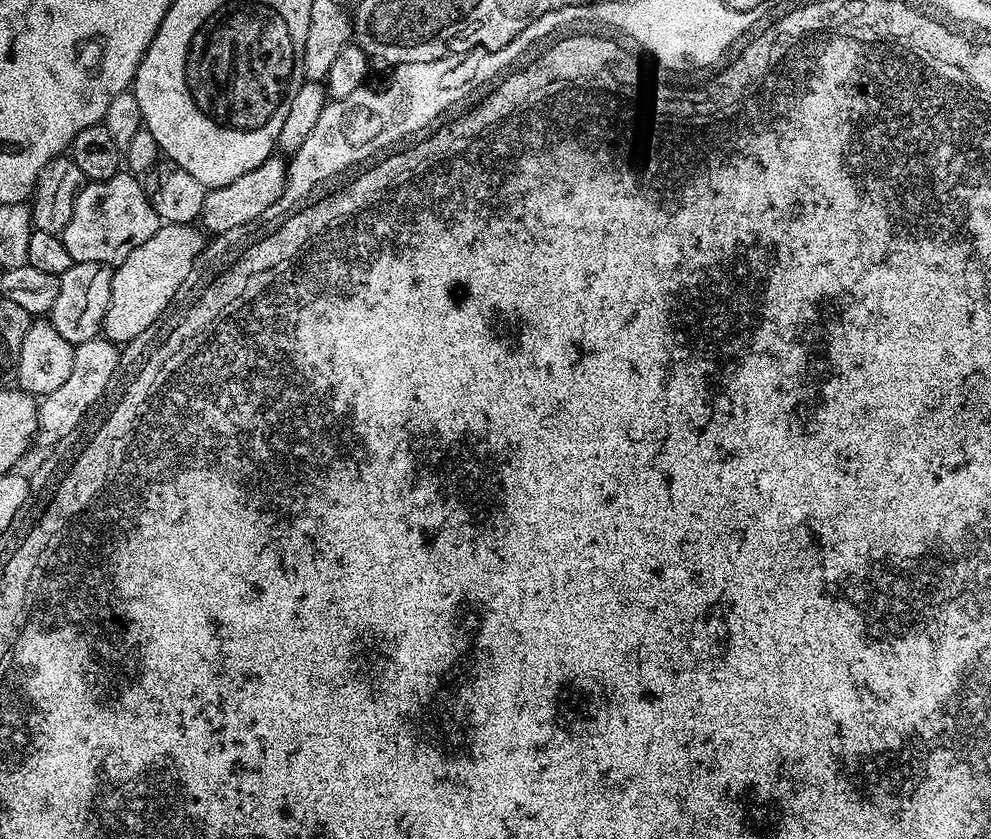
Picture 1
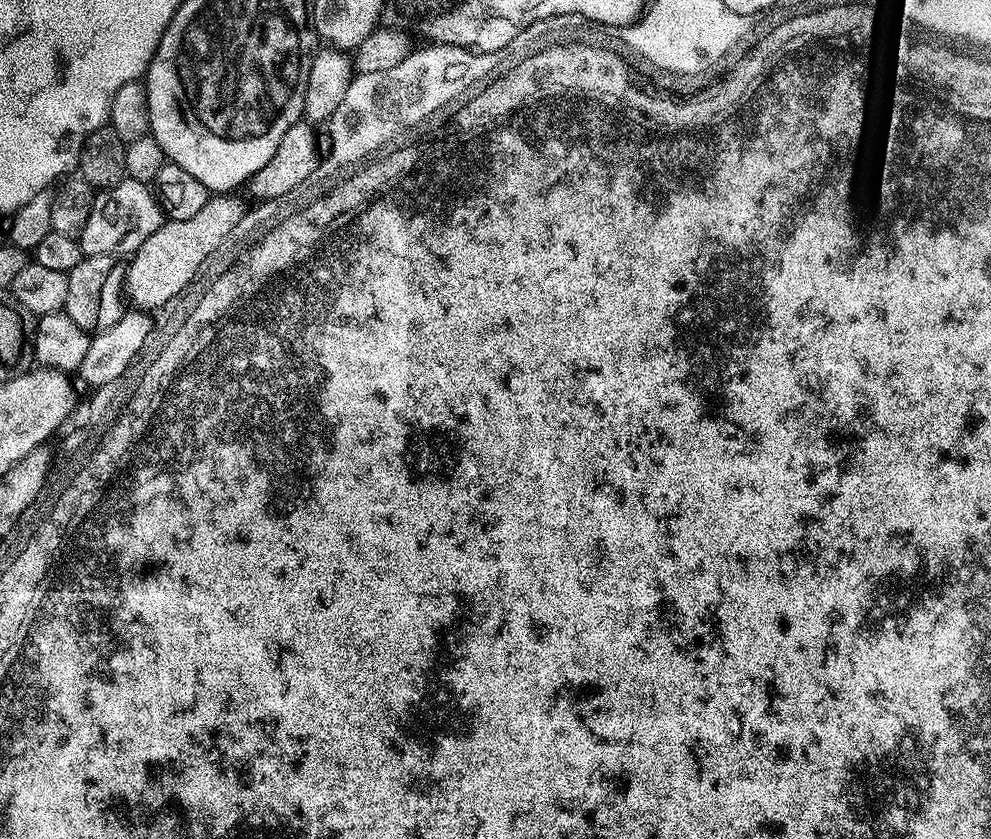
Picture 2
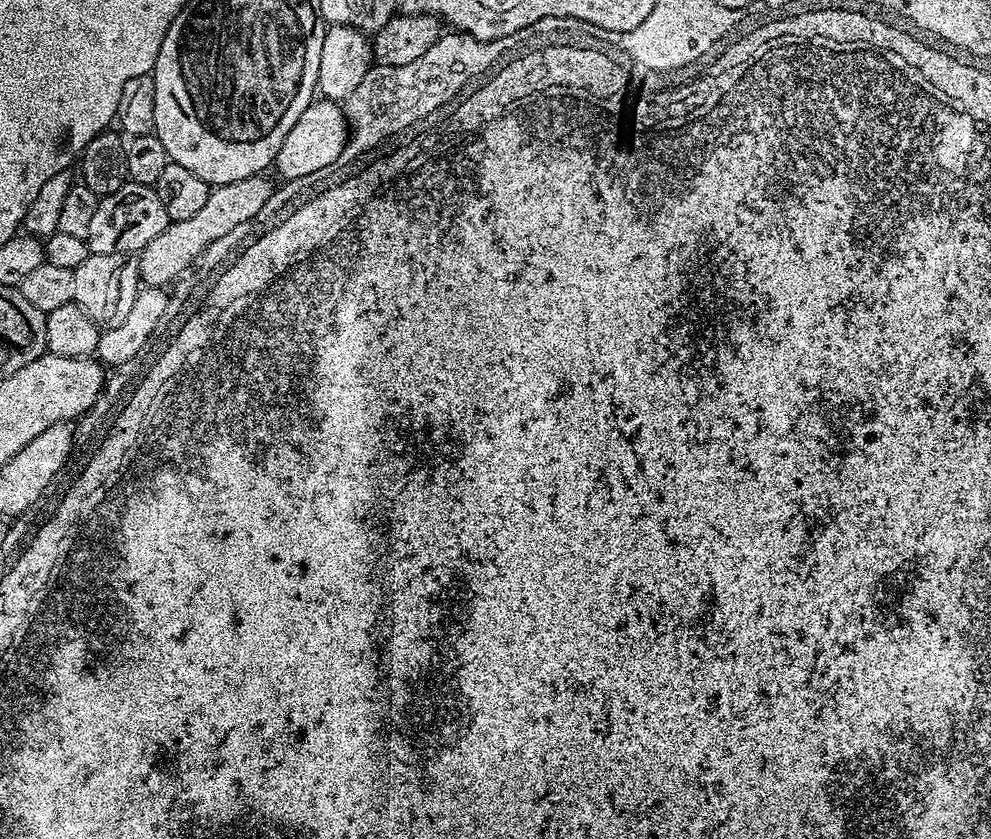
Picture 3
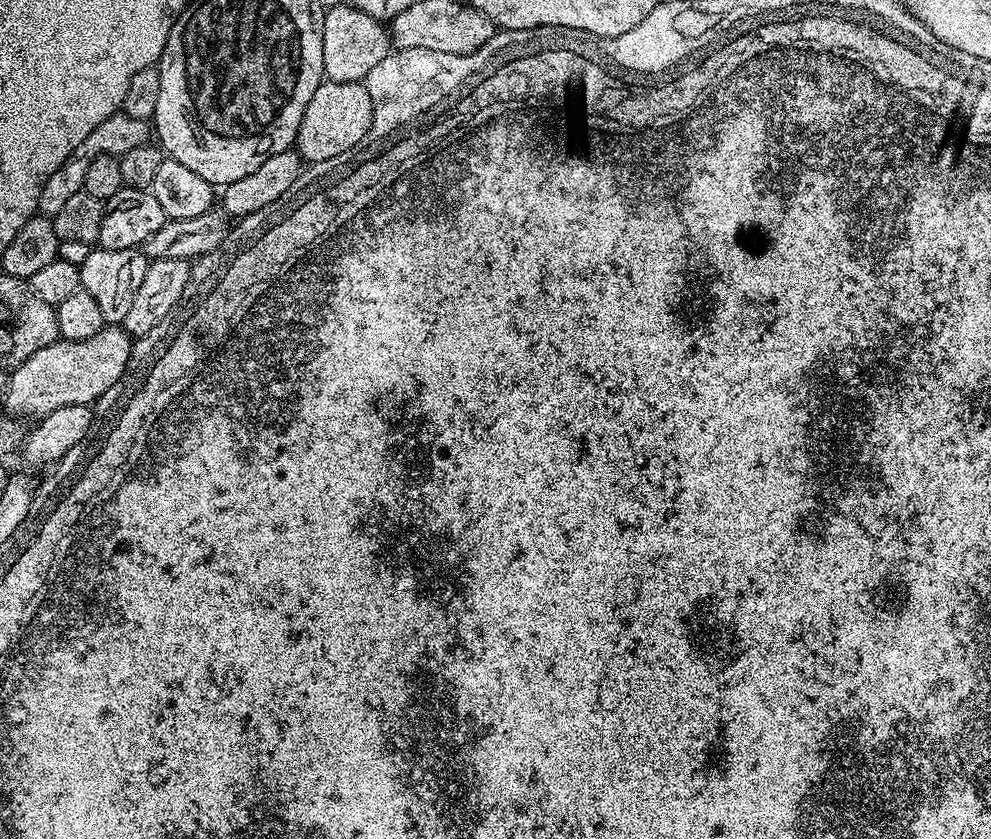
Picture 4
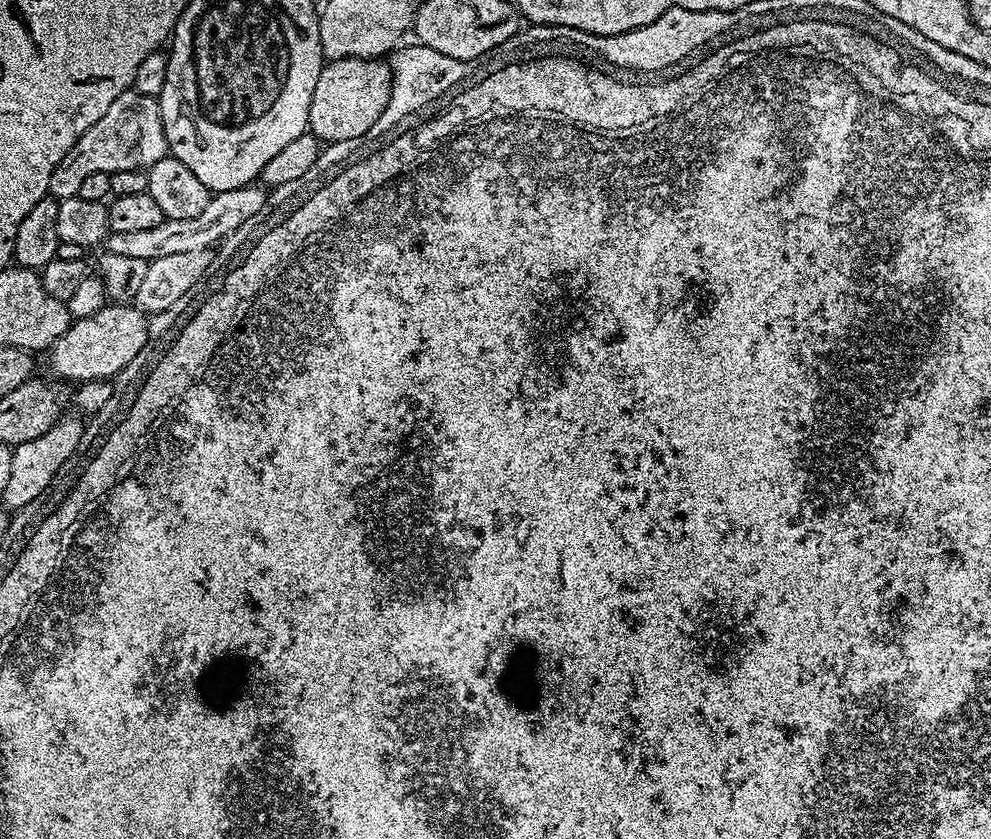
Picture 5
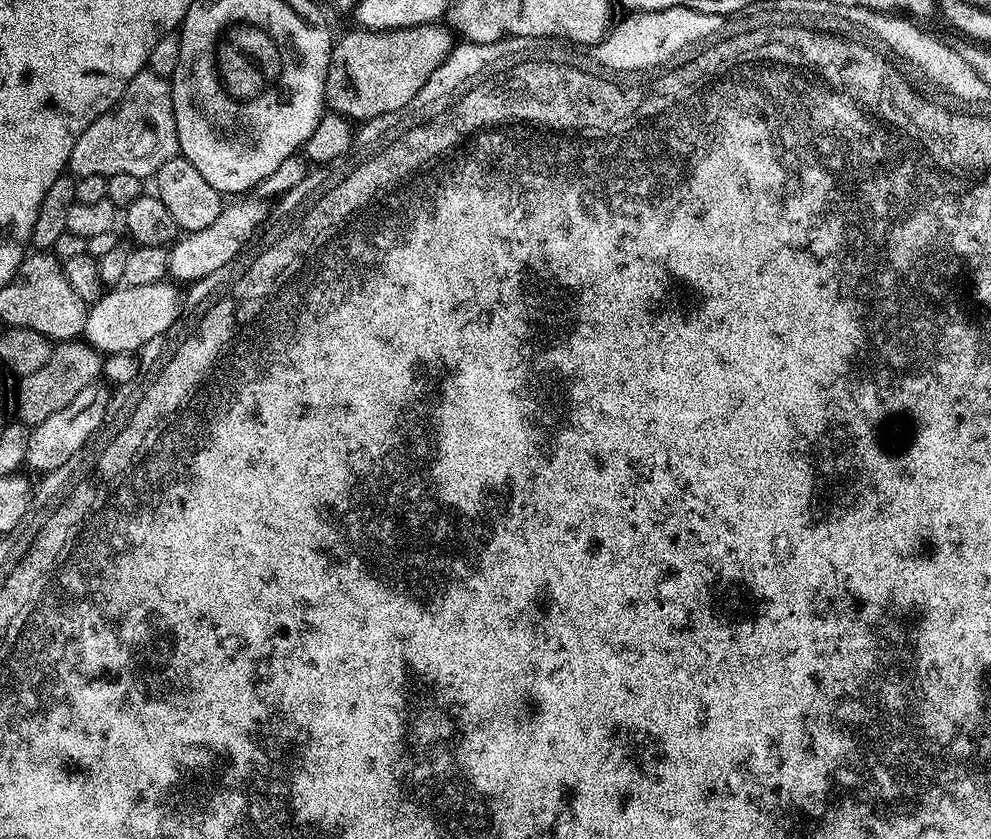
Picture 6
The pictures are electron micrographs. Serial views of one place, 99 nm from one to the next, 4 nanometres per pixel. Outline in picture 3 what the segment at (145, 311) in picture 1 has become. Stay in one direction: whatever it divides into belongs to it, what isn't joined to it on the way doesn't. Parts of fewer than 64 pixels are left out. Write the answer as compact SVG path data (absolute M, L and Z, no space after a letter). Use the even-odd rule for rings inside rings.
M267 175L242 178L238 182L217 184L209 191L206 203L190 218L173 220L154 242L147 244L138 253L140 262L140 279L149 288L164 288L179 281L199 261L205 250L218 238L226 238L234 226L250 222L266 202L270 202L274 184L267 180ZM172 280L172 281L171 281ZM169 283L169 284L168 284Z

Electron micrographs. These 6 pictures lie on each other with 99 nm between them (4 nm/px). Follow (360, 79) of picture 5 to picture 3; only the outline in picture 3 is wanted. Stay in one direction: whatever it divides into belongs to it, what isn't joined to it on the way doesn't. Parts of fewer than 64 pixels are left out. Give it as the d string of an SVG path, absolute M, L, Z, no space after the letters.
M323 98L313 99L311 104L302 110L302 118L290 126L290 134L282 138L282 146L278 150L274 161L274 172L281 177L281 181L297 180L306 174L314 174L323 168L331 168L339 160L342 150L348 145L350 139L350 121L346 115L345 109L335 100L326 100Z

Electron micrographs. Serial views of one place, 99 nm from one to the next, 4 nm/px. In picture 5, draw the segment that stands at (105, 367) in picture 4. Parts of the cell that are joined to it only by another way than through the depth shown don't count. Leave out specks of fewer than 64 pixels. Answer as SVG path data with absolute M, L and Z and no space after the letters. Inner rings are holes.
M112 302L98 310L98 314L69 323L68 331L59 336L50 349L53 374L75 382L119 377L132 357L139 354L141 347L148 343L150 335L147 327L139 328L136 325L141 316L139 311L129 314L128 320L132 325L124 328L124 308L123 303ZM120 347L128 348L128 352L123 352Z

